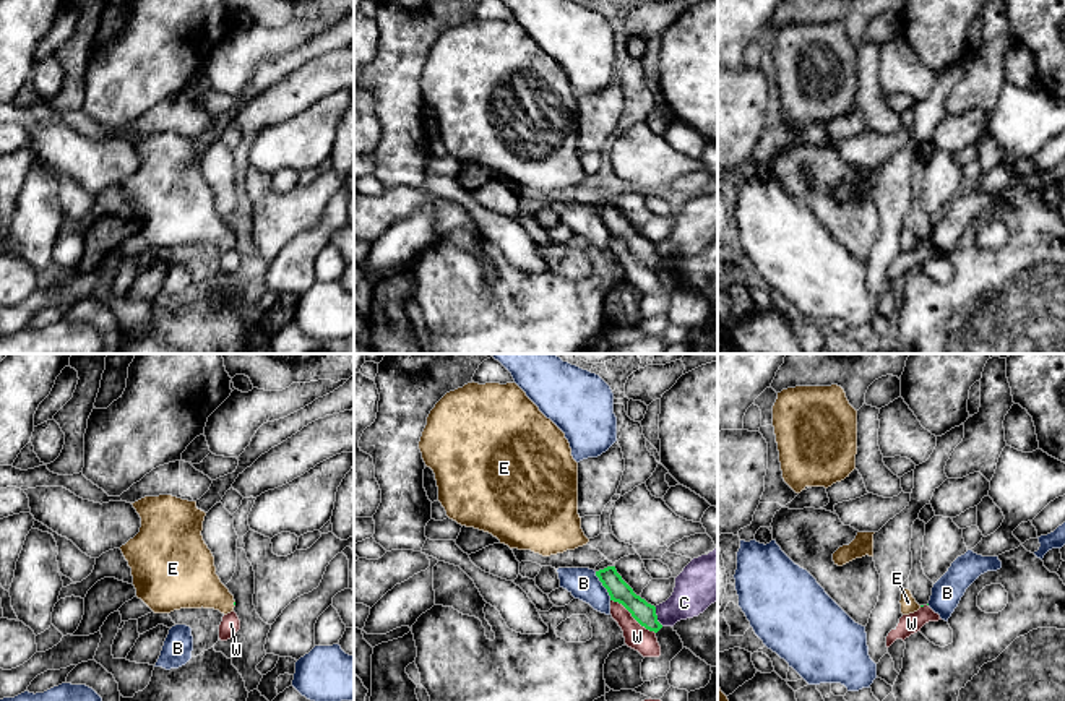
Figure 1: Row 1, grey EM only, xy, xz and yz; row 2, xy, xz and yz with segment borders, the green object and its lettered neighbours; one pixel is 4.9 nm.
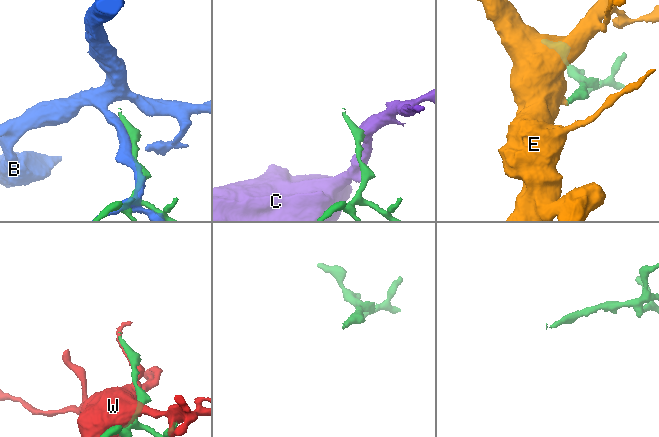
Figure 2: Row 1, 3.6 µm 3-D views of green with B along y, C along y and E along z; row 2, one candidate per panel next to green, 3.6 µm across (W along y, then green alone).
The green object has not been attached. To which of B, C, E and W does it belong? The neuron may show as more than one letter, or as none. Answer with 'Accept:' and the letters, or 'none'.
Accept: E

